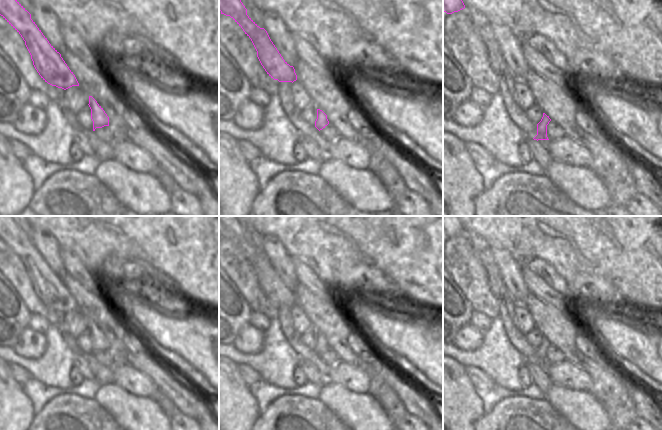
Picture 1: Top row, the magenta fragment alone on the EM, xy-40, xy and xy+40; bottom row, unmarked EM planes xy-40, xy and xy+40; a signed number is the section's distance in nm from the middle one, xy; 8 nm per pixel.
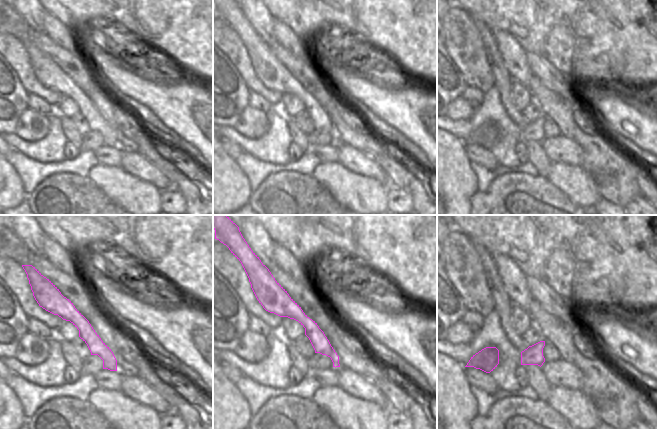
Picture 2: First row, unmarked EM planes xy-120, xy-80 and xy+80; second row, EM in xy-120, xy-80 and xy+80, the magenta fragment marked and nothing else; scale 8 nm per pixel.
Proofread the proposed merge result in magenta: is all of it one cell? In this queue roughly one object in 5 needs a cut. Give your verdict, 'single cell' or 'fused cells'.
single cell

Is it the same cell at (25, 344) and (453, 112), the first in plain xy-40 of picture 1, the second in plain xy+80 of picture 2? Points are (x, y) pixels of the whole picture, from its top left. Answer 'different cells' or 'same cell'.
same cell

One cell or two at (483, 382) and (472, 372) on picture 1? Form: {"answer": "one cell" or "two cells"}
{"answer": "one cell"}

